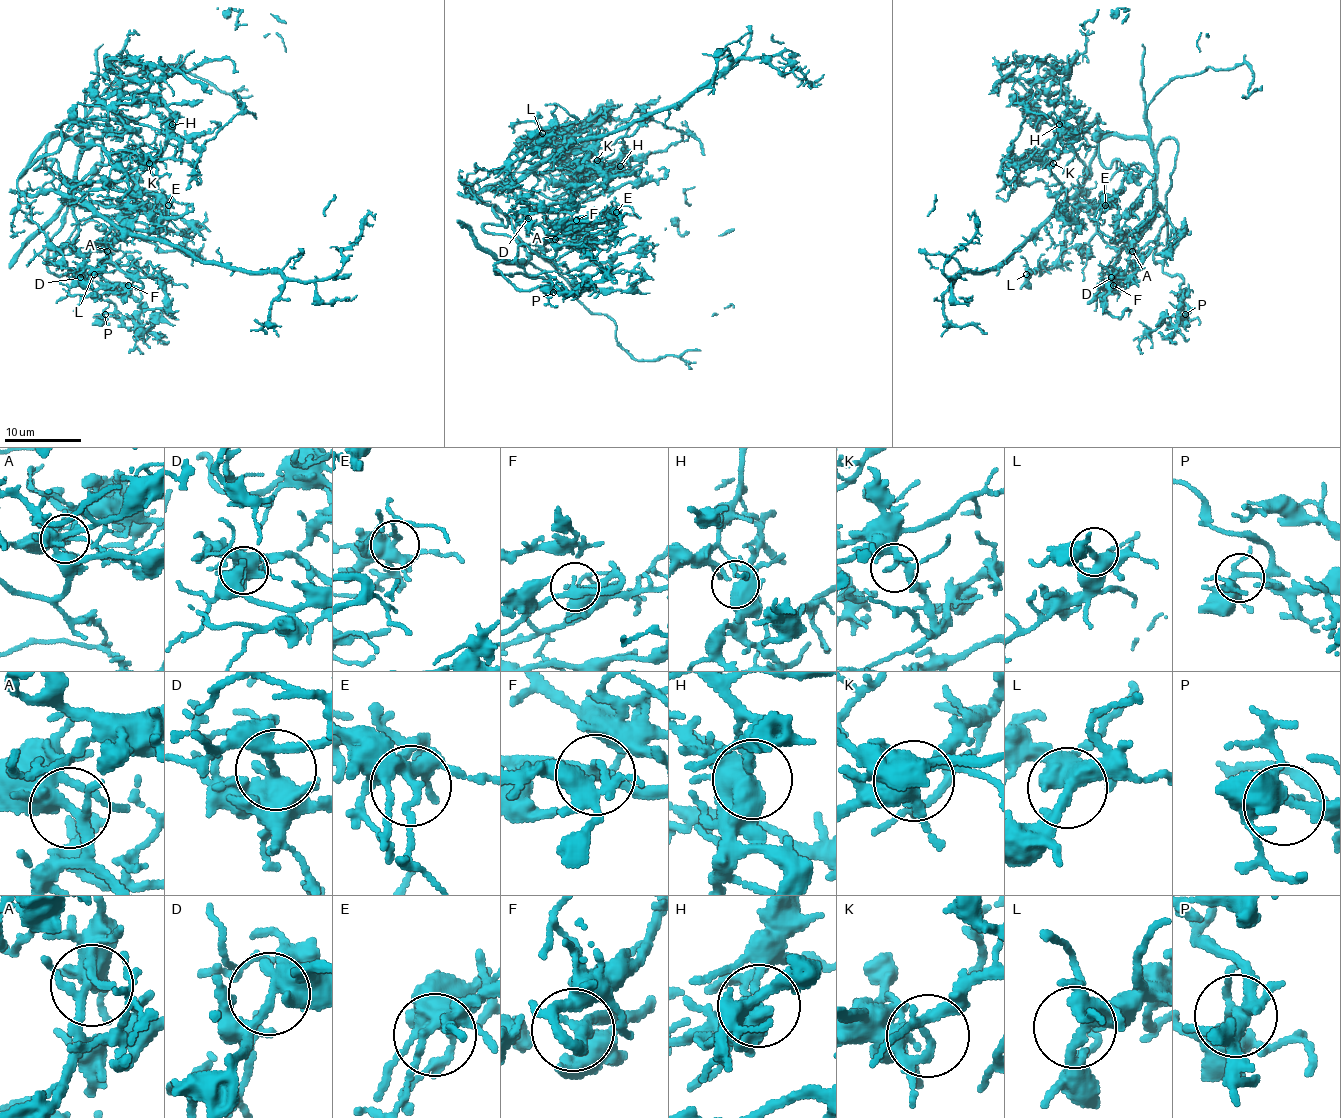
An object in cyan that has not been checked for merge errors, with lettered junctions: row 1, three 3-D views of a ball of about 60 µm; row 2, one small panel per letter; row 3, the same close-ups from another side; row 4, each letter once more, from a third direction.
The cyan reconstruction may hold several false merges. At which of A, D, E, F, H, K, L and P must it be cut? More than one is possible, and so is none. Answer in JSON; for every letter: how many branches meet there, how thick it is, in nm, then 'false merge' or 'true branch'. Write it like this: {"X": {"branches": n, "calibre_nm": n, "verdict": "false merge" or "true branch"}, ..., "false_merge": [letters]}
{"A": {"branches": 5, "calibre_nm": 320, "verdict": "true branch"}, "D": {"branches": 5, "calibre_nm": 340, "verdict": "true branch"}, "E": {"branches": 5, "calibre_nm": 360, "verdict": "true branch"}, "F": {"branches": 3, "calibre_nm": 200, "verdict": "true branch"}, "H": {"branches": 4, "calibre_nm": 440, "verdict": "true branch"}, "K": {"branches": 4, "calibre_nm": 190, "verdict": "false merge"}, "L": {"branches": 4, "calibre_nm": 320, "verdict": "true branch"}, "P": {"branches": 3, "calibre_nm": 240, "verdict": "true branch"}, "false_merge": ["K"]}

